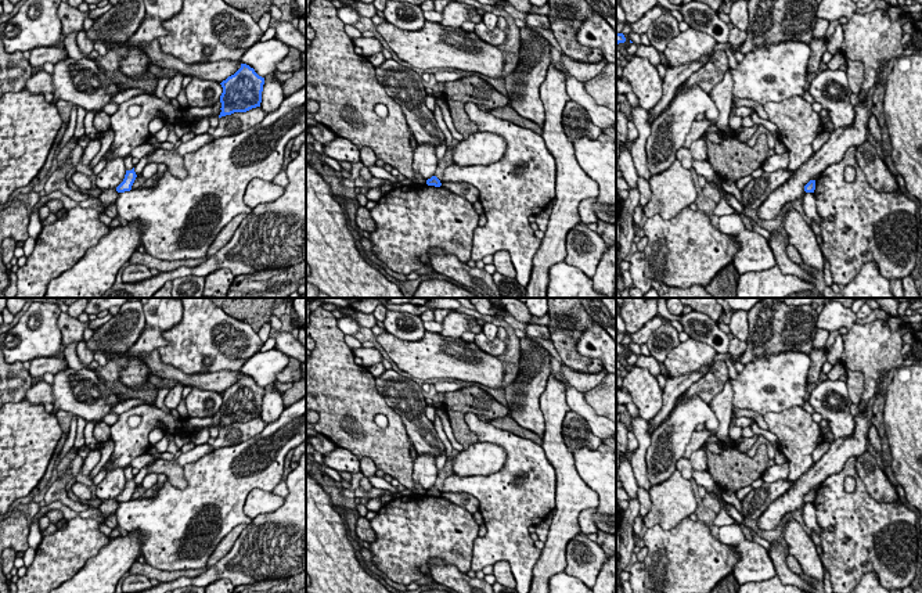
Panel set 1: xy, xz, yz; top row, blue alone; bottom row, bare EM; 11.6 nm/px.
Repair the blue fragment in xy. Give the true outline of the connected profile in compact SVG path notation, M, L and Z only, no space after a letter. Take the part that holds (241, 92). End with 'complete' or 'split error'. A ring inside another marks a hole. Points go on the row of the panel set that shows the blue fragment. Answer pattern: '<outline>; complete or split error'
M241 64L241 68L220 85L223 93L219 118L260 107L264 78L259 76L249 65Z; complete

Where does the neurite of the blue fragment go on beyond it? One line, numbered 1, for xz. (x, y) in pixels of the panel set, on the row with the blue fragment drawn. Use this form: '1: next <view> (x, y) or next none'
1: next none

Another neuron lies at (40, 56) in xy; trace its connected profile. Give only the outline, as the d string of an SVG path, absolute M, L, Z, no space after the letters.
M58 44L33 48L30 51L29 62L32 68L42 68L46 62L55 64L65 58L65 47L62 44Z

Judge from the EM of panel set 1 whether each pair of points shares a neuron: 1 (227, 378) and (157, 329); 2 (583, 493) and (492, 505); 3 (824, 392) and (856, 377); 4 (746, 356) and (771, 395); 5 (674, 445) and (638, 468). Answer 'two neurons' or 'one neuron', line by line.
1: two neurons
2: two neurons
3: two neurons
4: two neurons
5: two neurons

